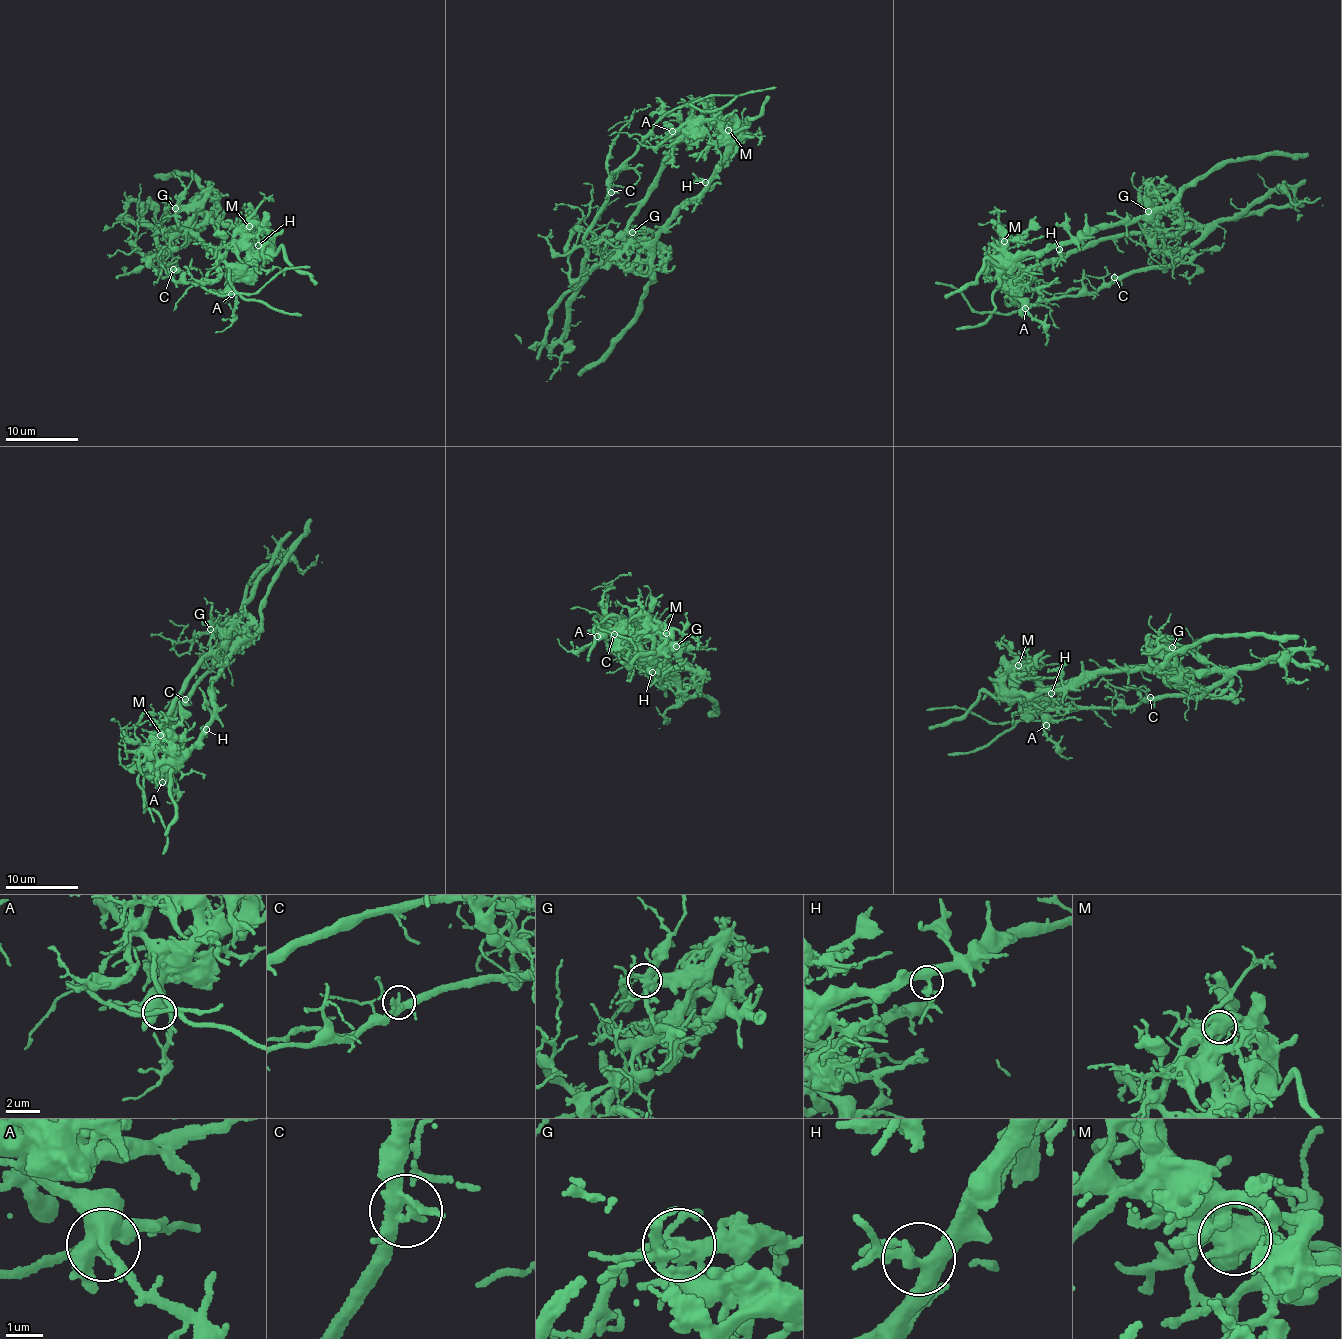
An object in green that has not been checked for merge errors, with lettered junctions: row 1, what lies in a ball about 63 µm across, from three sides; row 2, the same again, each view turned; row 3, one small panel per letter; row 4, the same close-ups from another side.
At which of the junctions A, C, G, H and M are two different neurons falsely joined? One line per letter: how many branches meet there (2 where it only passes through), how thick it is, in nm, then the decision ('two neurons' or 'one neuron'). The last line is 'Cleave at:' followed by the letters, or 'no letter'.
A: 6 branches meet; 550 nm thick; one neuron
C: 4 branches meet; 320 nm thick; one neuron
G: 7 branches meet; 360 nm thick; two neurons
H: 5 branches meet; 360 nm thick; one neuron
M: 4 branches meet; 600 nm thick; two neurons
Cleave at: G, M

